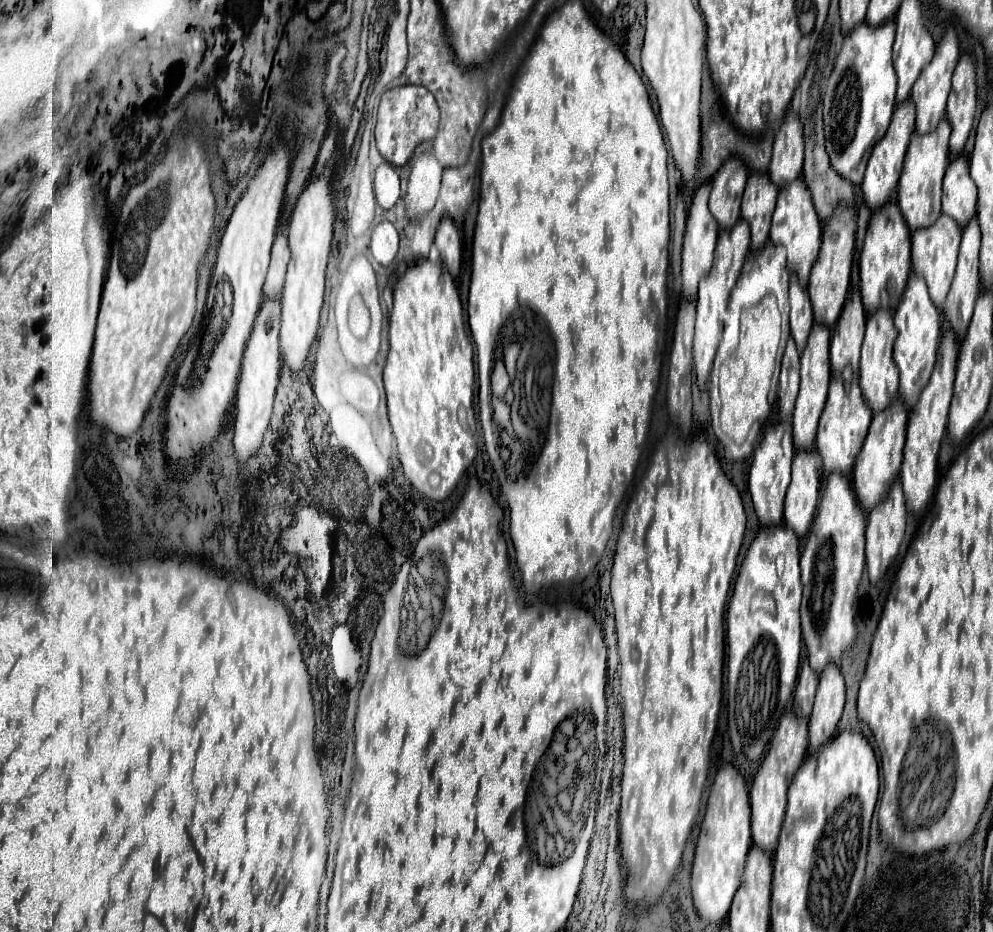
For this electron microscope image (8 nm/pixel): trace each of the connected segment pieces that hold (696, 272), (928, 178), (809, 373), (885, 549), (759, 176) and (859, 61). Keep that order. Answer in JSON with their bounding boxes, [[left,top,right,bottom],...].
[[681,185,719,299],[897,119,949,231],[793,325,831,451],[867,481,907,585],[741,173,777,251],[823,21,895,185]]

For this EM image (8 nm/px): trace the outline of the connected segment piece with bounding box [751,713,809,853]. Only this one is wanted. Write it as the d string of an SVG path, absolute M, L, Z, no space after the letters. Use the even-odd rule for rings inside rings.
M787 713L785 719L781 719L773 743L769 745L769 751L753 779L751 785L751 835L753 845L759 849L773 853L777 849L777 839L781 833L781 825L785 819L785 807L787 807L787 789L801 767L803 759L807 757L809 749L809 737L807 737L807 723L803 719L797 719L795 713Z

